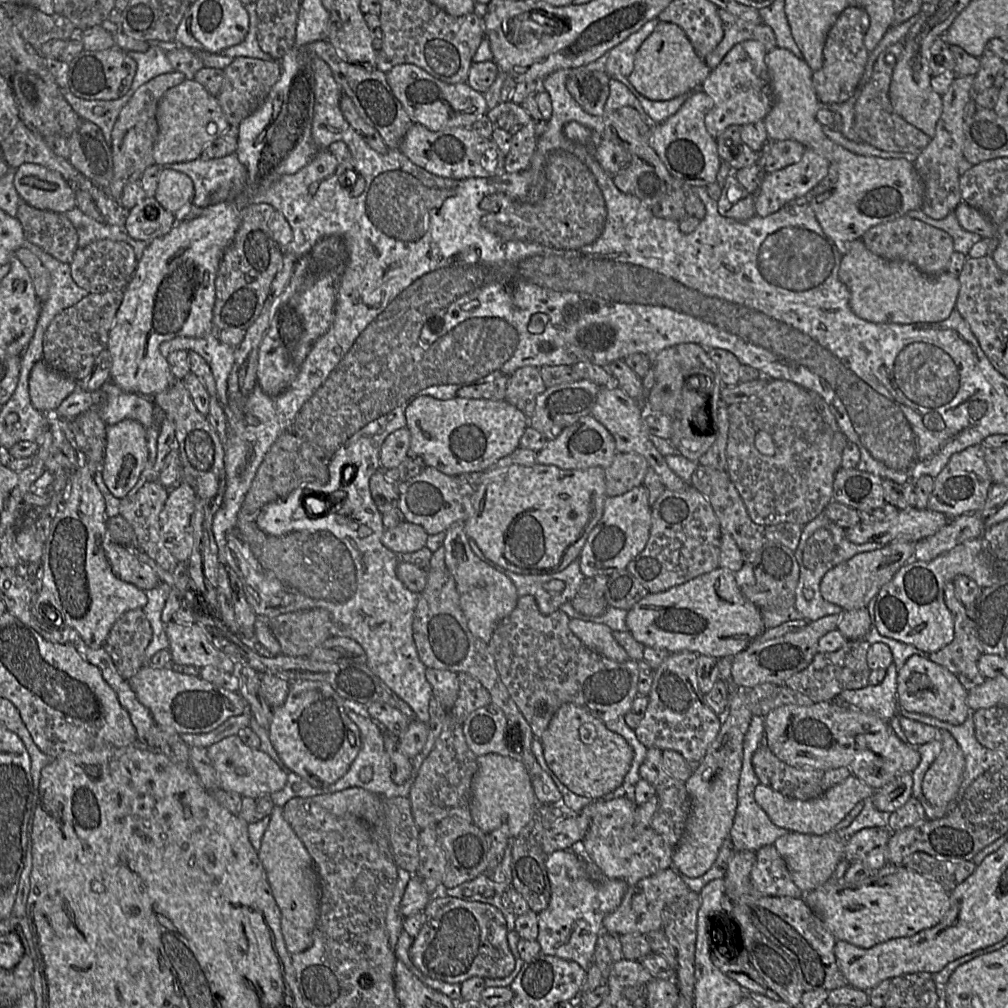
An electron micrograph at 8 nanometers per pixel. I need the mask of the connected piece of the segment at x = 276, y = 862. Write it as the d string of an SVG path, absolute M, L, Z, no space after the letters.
M274 806L258 851L273 897L281 913L281 931L287 951L300 953L312 945L320 901L320 882L313 860L283 817L283 808Z

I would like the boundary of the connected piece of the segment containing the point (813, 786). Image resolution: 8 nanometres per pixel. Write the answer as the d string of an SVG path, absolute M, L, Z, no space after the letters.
M765 734L764 740L759 744L752 762L760 784L780 792L788 798L802 801L811 800L821 796L827 790L842 783L851 775L851 771L848 767L822 770L790 766L778 759L769 749L765 741Z

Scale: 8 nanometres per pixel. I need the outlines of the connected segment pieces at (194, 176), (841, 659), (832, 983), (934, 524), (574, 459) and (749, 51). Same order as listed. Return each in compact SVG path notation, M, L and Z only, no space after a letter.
M236 153L221 158L197 158L160 166L189 176L194 185L192 205L204 208L211 202L232 200L245 188L247 170Z
M865 639L848 641L834 652L817 653L804 670L794 674L784 685L810 697L814 703L832 701L845 690L854 690L869 685L871 669L867 664L867 652L871 644Z
M734 850L726 870L725 895L747 915L754 927L768 940L782 948L794 963L803 992L832 991L848 985L839 970L834 953L835 937L806 905L804 898L771 897L756 892L751 883L751 869L756 852Z
M913 507L899 510L888 520L874 524L860 521L844 530L846 538L854 544L874 542L886 546L897 541L917 543L936 534L949 521L943 513Z
M591 414L580 418L574 424L564 428L553 440L536 454L536 463L555 465L560 469L575 470L590 467L609 467L617 454L615 439L612 434Z
M747 40L736 44L723 58L702 84L702 91L709 95L713 101L712 108L705 115L705 127L708 133L716 138L731 125L746 125L764 120L773 106L773 92L765 63L765 47L758 41Z

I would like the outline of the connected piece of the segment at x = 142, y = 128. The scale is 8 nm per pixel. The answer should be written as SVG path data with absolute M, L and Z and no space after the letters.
M176 70L158 75L141 85L120 111L111 133L113 178L107 188L107 194L114 200L119 201L124 187L129 183L139 182L144 171L154 164L153 149L158 136L158 103L167 90L185 79L185 75Z

